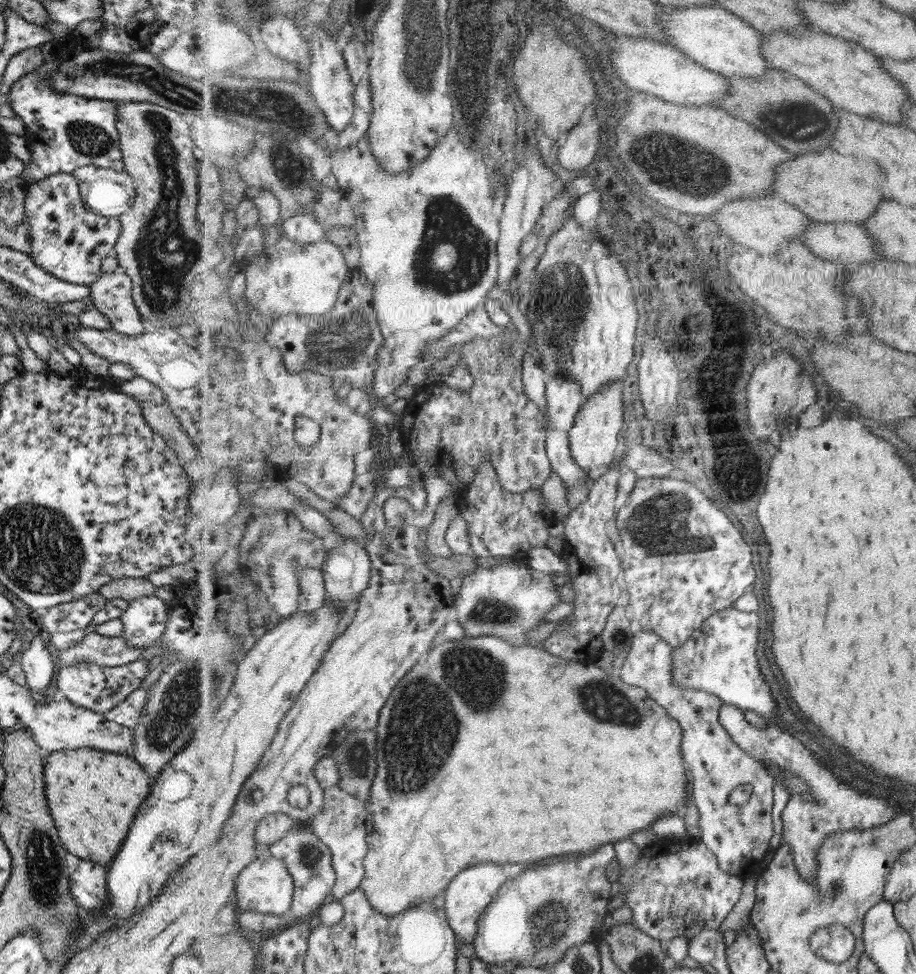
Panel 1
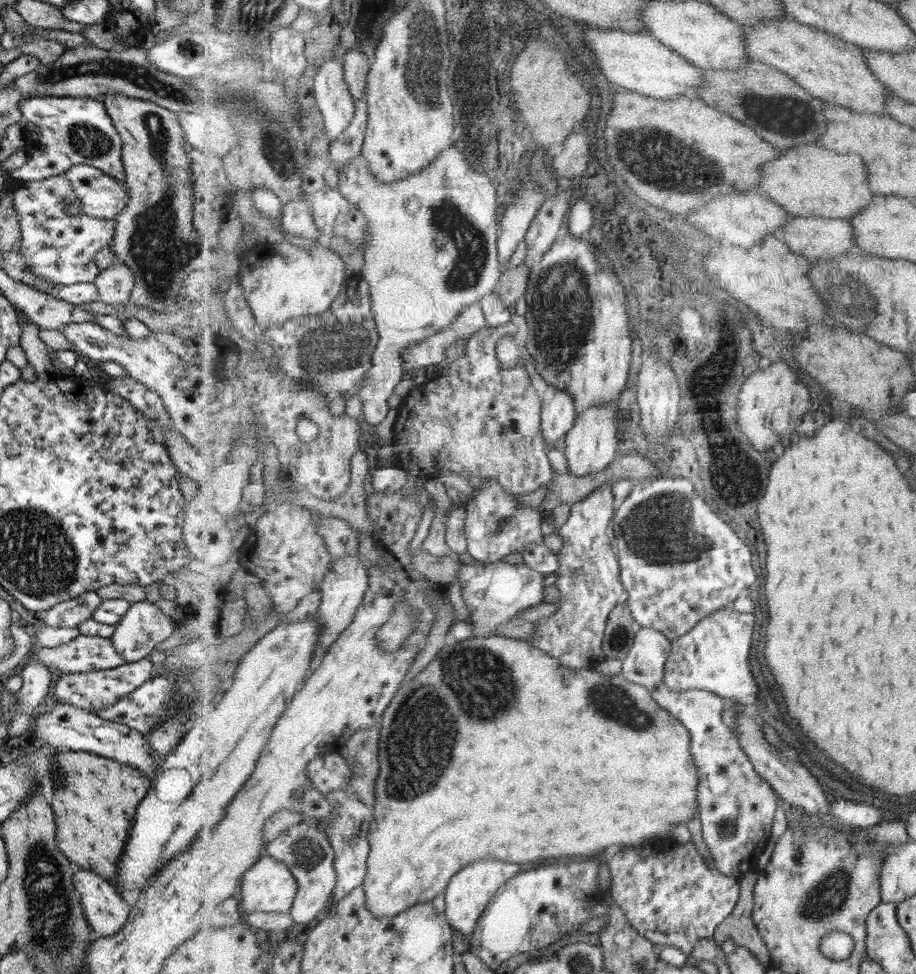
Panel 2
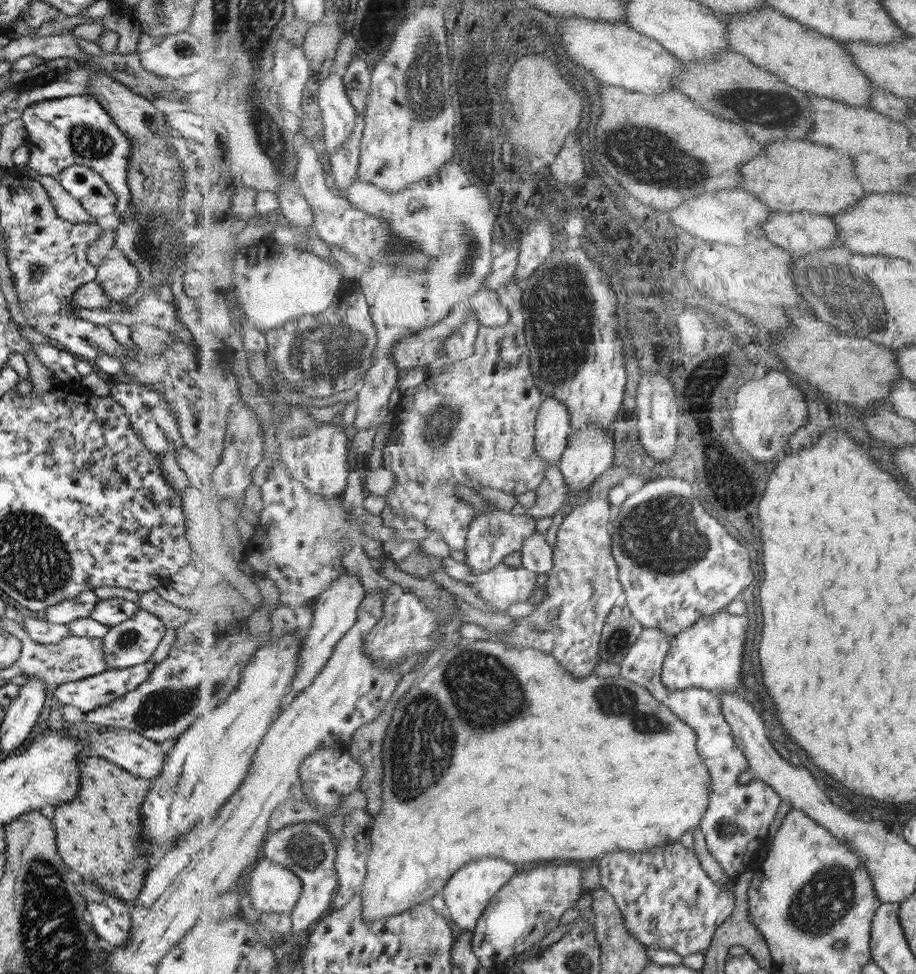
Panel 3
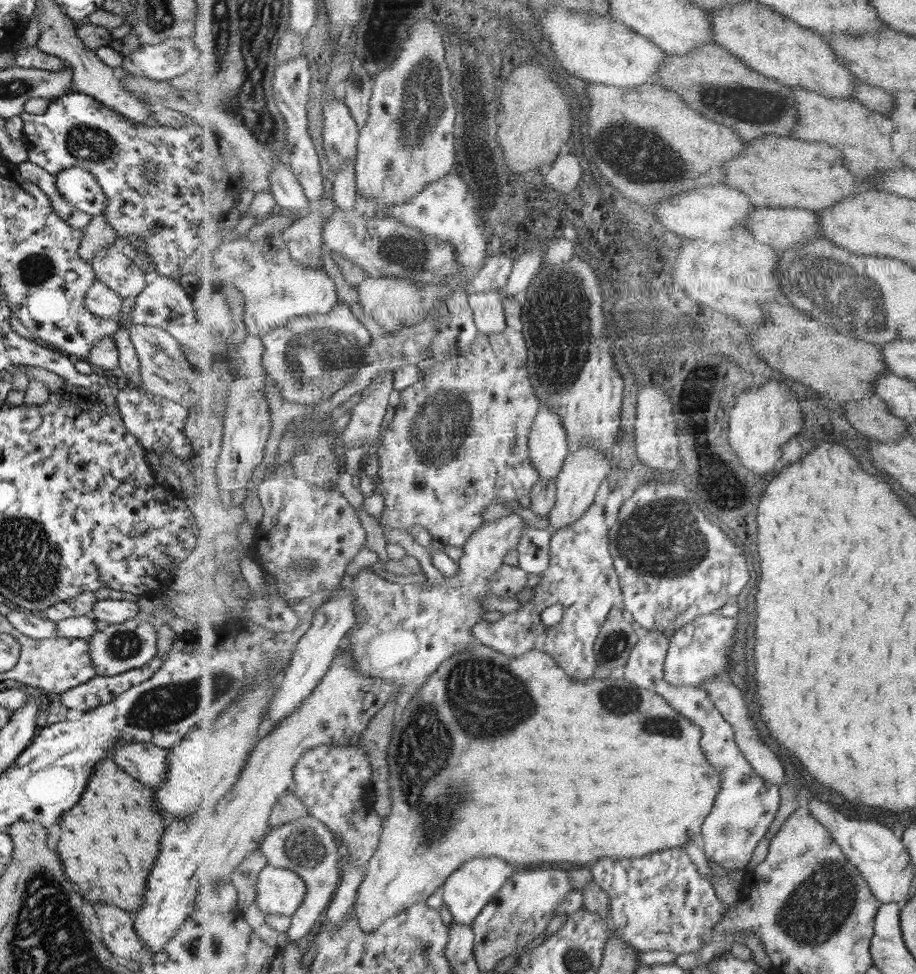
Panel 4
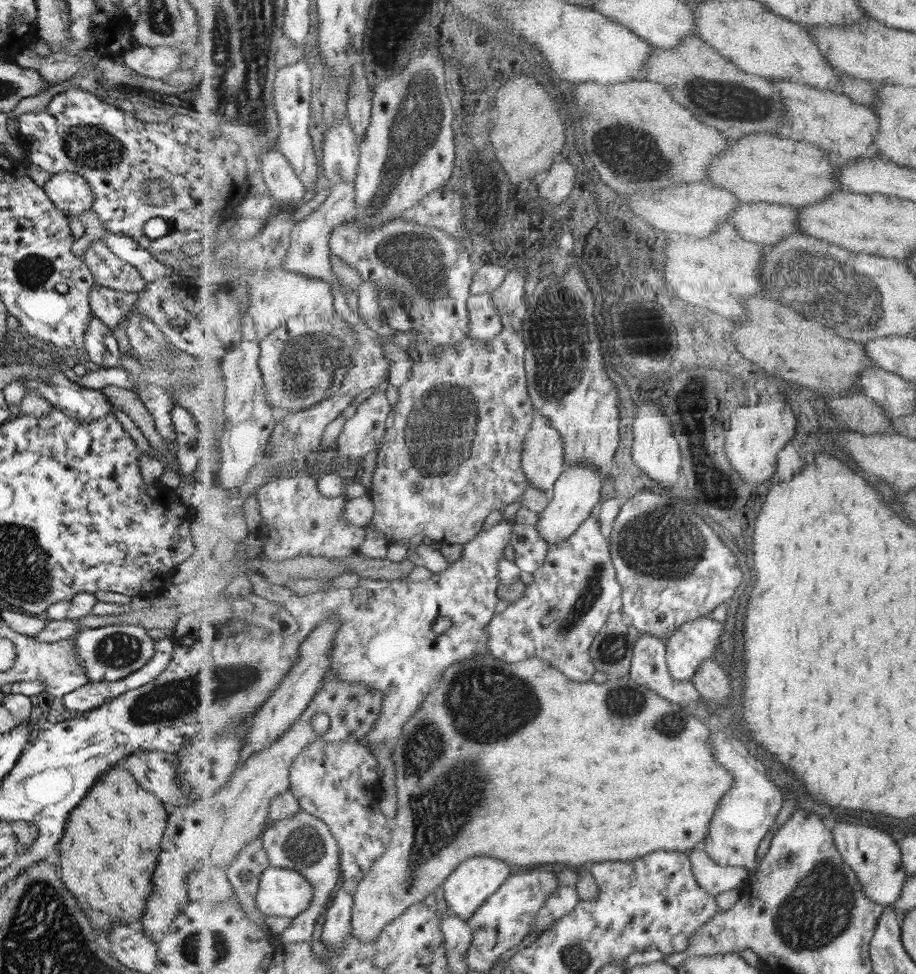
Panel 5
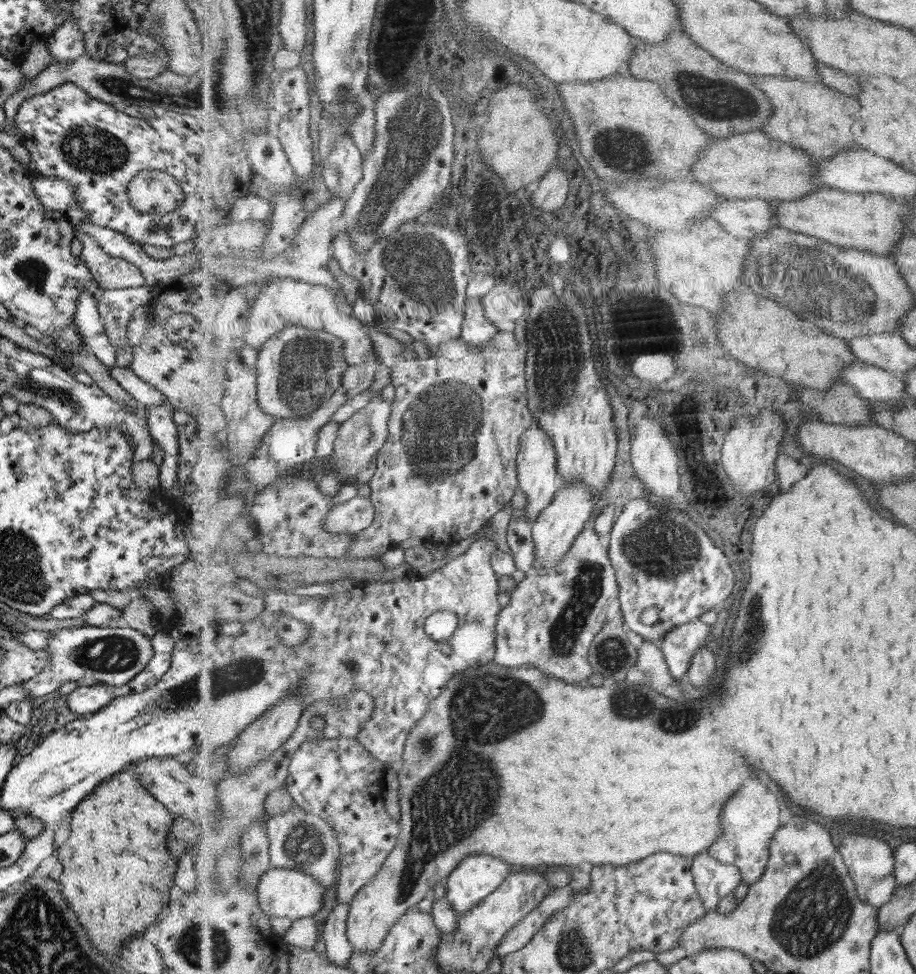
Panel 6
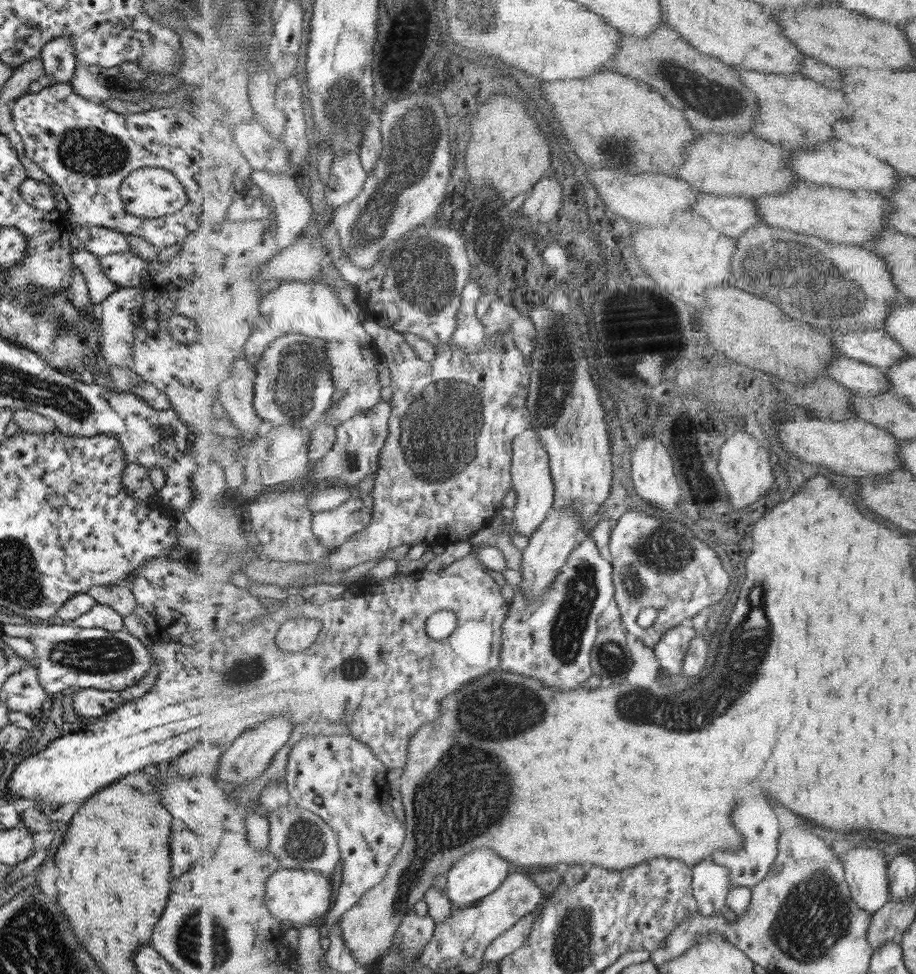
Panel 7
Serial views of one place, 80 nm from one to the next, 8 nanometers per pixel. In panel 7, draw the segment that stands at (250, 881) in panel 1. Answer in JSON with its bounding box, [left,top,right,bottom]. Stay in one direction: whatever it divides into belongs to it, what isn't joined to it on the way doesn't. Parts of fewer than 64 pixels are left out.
[265,868,331,928]

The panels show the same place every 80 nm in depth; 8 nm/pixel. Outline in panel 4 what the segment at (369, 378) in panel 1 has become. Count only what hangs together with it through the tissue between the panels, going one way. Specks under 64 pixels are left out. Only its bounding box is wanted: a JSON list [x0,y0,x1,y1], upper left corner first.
[263,303,372,404]

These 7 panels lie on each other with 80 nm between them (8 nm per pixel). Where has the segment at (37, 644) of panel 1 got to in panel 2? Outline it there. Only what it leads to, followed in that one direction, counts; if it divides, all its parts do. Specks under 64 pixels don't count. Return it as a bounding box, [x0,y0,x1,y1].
[5,659,51,739]

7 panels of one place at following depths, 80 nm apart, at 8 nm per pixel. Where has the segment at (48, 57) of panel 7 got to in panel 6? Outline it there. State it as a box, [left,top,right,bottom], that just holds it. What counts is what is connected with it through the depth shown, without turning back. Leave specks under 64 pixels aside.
[46,17,85,61]

